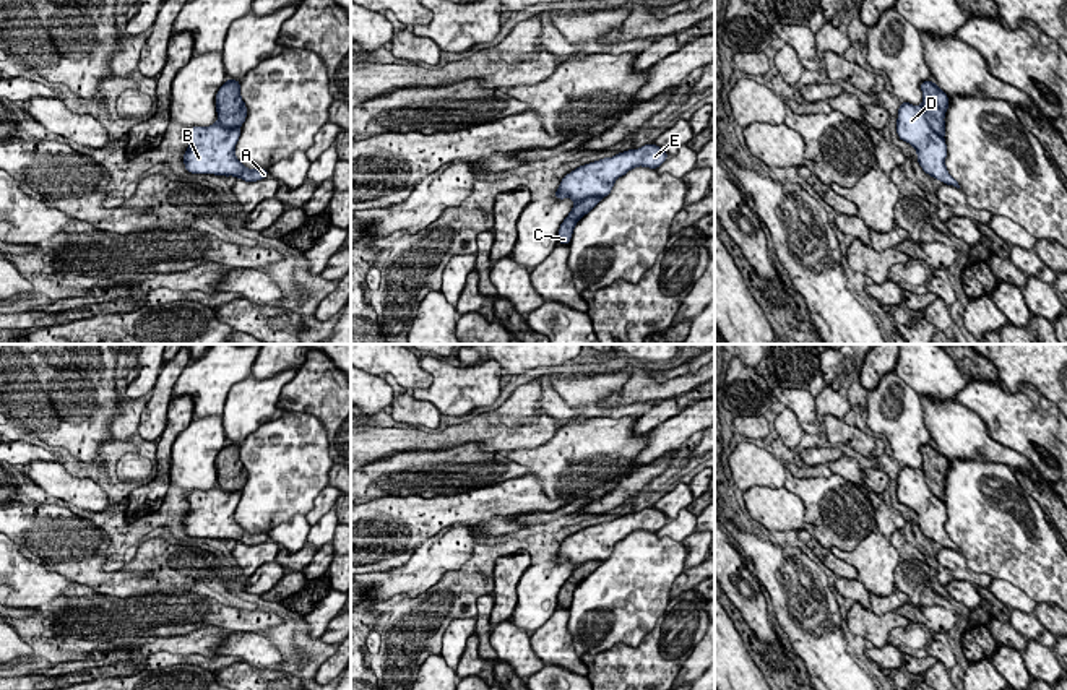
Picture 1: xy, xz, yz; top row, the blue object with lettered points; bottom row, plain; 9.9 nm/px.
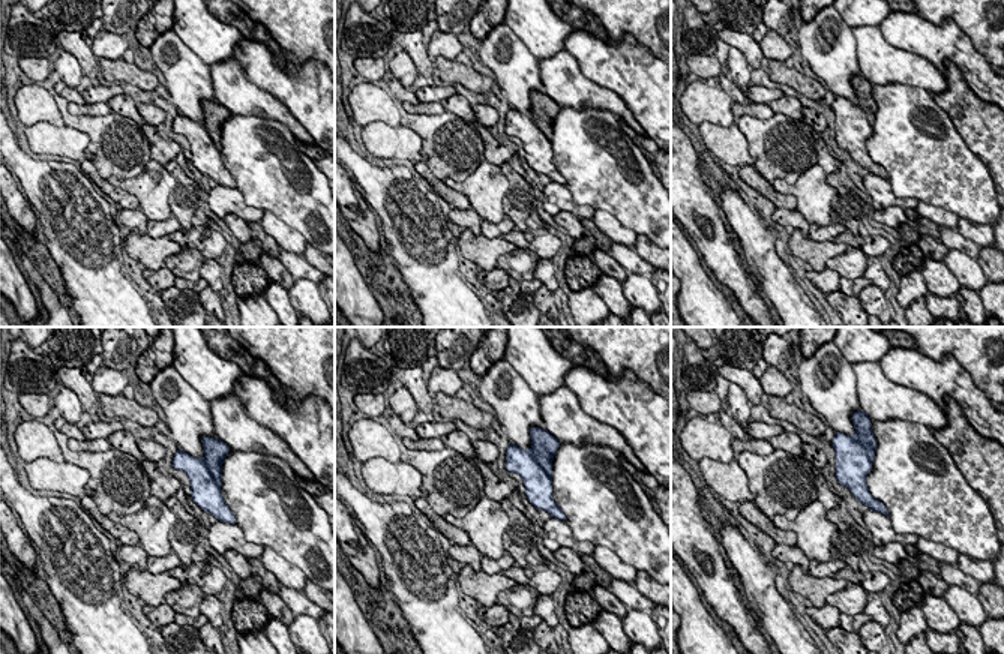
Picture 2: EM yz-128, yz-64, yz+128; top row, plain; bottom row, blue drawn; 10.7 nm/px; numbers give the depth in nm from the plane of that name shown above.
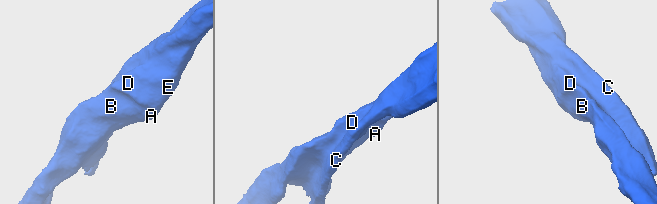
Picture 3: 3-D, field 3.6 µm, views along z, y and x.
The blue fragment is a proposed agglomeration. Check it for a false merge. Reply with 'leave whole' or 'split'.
split

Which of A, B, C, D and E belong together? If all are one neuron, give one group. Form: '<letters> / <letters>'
A B D E / C

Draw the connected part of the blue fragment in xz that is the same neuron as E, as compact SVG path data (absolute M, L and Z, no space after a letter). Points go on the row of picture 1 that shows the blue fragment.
M651 143L580 166L562 177L554 196L557 200L572 198L575 205L588 196L604 198L611 193L614 182L629 170L638 166L658 169L667 157L664 149Z

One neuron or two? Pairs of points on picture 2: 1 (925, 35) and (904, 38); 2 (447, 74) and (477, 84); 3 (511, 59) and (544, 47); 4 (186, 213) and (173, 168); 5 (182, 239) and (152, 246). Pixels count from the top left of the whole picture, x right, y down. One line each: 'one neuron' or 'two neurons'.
1: one neuron
2: one neuron
3: two neurons
4: one neuron
5: two neurons

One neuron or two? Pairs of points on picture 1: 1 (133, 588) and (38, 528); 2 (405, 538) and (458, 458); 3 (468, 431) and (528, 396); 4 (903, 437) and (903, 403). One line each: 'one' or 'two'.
1: one
2: two
3: one
4: one

